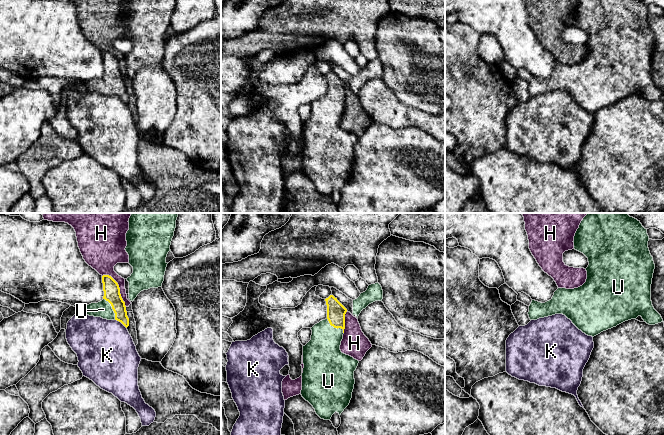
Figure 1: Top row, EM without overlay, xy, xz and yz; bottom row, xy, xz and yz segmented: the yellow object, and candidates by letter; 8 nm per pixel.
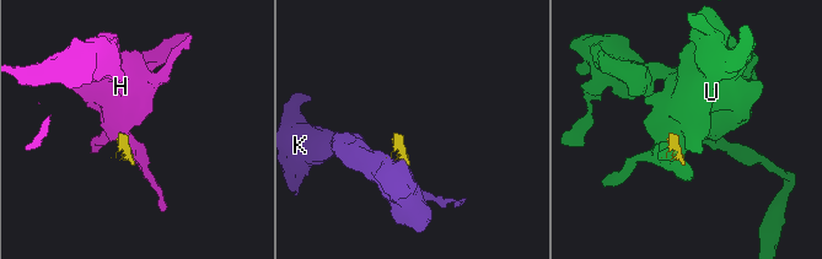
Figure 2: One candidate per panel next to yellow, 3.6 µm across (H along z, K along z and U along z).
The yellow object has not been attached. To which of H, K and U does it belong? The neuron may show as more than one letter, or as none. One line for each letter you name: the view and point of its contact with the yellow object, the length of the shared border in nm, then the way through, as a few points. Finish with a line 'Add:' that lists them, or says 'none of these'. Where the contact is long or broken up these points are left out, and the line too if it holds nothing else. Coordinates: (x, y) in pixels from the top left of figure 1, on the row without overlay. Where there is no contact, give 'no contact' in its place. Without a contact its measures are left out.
U: contact xy (112, 84); length 200 nm
Add: U

